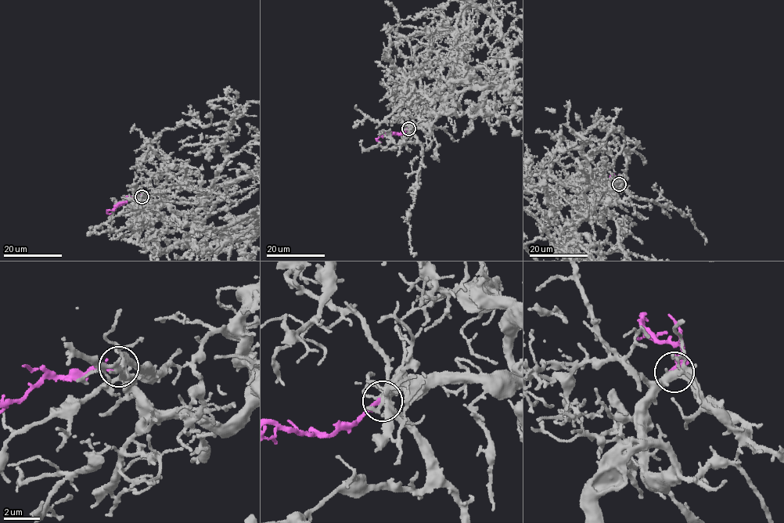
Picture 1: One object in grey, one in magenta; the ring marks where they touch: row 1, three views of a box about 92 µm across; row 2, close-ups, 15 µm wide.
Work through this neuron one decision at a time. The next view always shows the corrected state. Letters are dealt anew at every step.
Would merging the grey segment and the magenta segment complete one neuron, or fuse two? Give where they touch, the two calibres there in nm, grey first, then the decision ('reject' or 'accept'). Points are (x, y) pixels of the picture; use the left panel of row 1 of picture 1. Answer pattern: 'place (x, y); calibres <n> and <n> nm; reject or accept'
place (142, 196); calibres 340 and 220 nm; accept

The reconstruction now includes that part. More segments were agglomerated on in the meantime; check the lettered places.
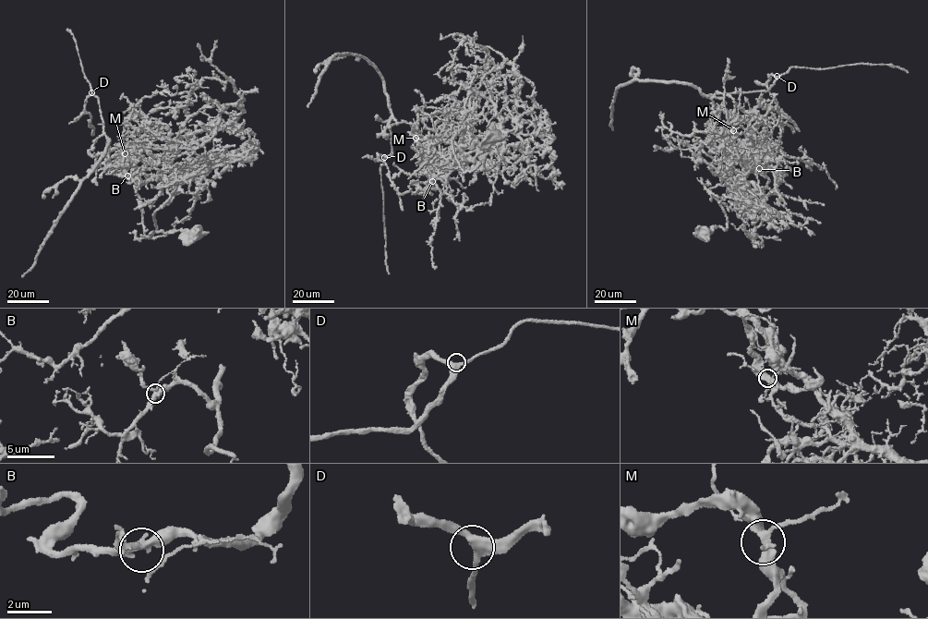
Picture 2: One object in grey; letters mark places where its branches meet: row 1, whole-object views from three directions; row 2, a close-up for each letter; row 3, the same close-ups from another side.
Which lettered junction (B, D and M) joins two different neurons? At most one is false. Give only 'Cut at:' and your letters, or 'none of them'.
Cut at: M

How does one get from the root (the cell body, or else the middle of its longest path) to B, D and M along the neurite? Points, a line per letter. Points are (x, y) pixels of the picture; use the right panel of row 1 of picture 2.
B: (704, 233), (715, 225), (727, 228), (725, 212), (710, 188), (763, 167), (765, 175), (759, 168)
D: (704, 233), (727, 228), (710, 188), (752, 171), (711, 127), (712, 99), (766, 91), (777, 76)
M: (704, 233), (715, 225), (727, 228), (725, 212), (710, 188), (744, 178), (752, 171), (731, 144), (733, 130)

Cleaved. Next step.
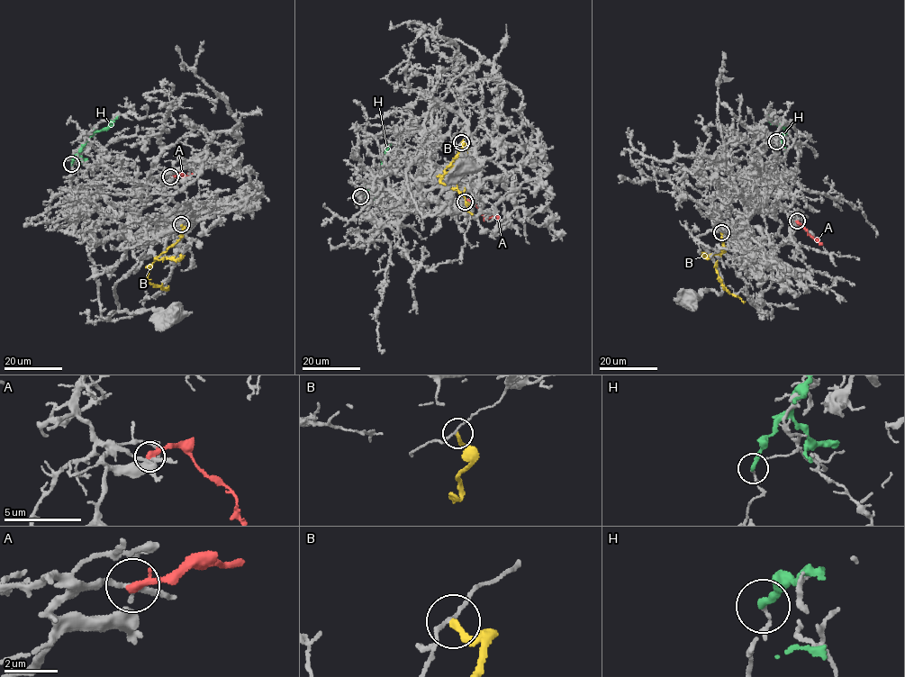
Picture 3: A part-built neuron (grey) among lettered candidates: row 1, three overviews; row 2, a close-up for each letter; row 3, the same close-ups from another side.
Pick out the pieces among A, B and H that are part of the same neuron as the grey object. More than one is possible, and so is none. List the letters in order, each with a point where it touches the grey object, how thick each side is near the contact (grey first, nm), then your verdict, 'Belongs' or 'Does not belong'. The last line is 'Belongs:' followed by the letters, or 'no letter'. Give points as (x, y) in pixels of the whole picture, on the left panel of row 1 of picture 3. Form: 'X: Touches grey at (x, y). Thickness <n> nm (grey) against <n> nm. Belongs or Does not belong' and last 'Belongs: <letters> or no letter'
A: Touches grey at (170, 176). Thickness 180 nm (grey) against 320 nm. Does not belong
B: Touches grey at (181, 224). Thickness 100 nm (grey) against 200 nm. Does not belong
H: Touches grey at (71, 164). Thickness 110 nm (grey) against 260 nm. Does not belong
Belongs: no letter

